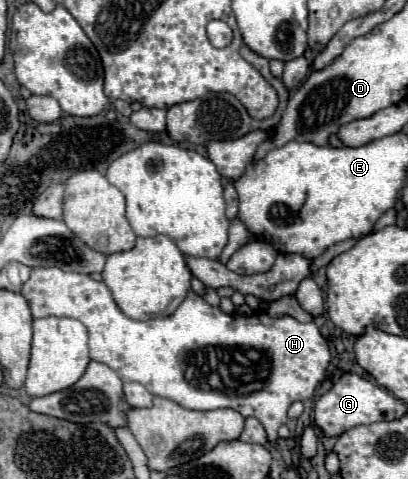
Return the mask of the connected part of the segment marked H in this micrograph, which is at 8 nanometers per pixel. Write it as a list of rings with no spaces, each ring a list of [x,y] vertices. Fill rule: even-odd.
[[[58,267],[32,269],[30,279],[22,287],[22,295],[30,303],[34,319],[56,315],[82,321],[88,329],[90,361],[108,365],[120,375],[124,383],[142,383],[152,395],[172,399],[184,409],[208,411],[232,407],[242,417],[256,417],[264,425],[272,443],[278,439],[278,427],[288,421],[288,407],[294,401],[304,401],[314,395],[316,385],[326,379],[326,369],[332,359],[330,347],[314,321],[300,323],[290,315],[270,317],[264,311],[250,317],[238,313],[228,315],[222,313],[220,307],[208,305],[192,289],[172,315],[156,317],[150,321],[136,321],[126,317],[114,303],[110,289],[102,281],[94,281],[82,273],[66,273]]]

